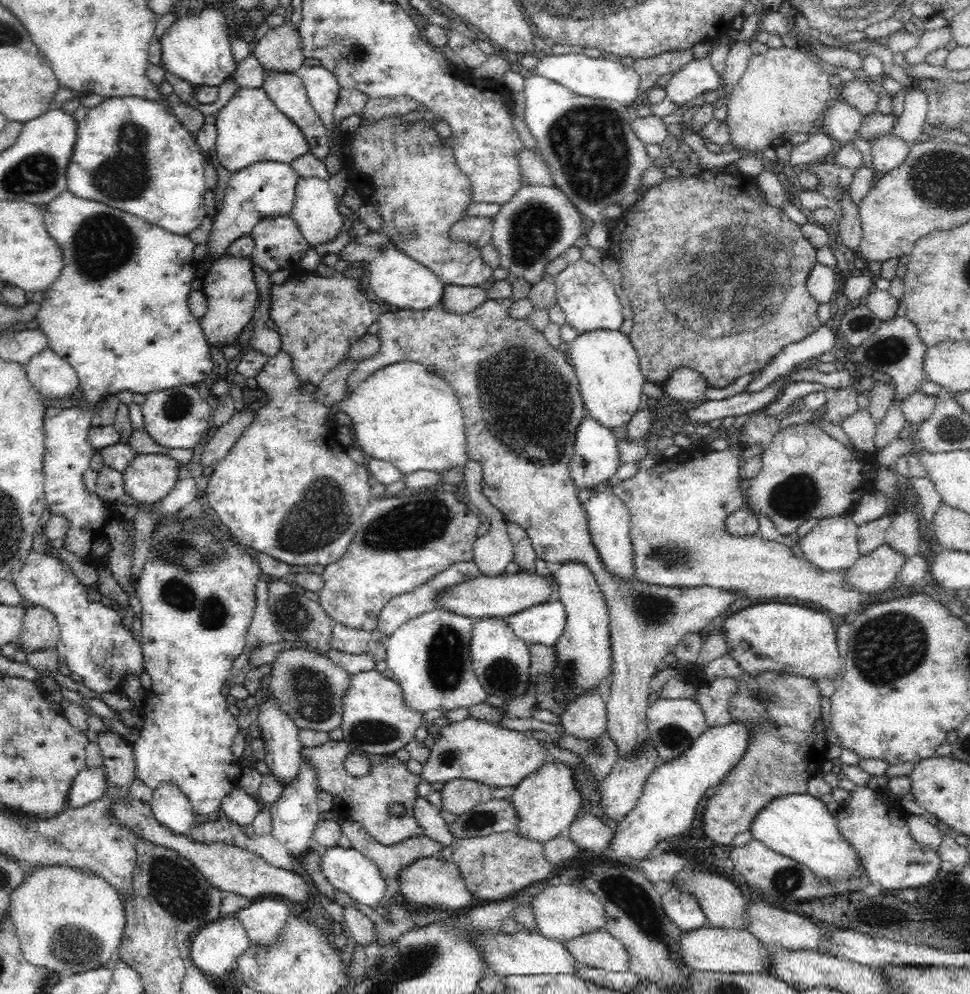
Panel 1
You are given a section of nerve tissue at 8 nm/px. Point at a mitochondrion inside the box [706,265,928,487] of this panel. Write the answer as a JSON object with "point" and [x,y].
{"point":[887,352]}

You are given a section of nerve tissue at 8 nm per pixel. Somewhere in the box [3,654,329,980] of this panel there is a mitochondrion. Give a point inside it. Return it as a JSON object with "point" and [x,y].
{"point":[172,884]}

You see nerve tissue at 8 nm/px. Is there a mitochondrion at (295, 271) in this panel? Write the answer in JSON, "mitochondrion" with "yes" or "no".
{"mitochondrion":"no"}

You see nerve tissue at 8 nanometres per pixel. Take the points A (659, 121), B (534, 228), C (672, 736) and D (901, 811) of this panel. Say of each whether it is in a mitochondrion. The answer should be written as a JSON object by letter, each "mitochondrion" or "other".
{"A":"other","B":"mitochondrion","C":"mitochondrion","D":"other"}

